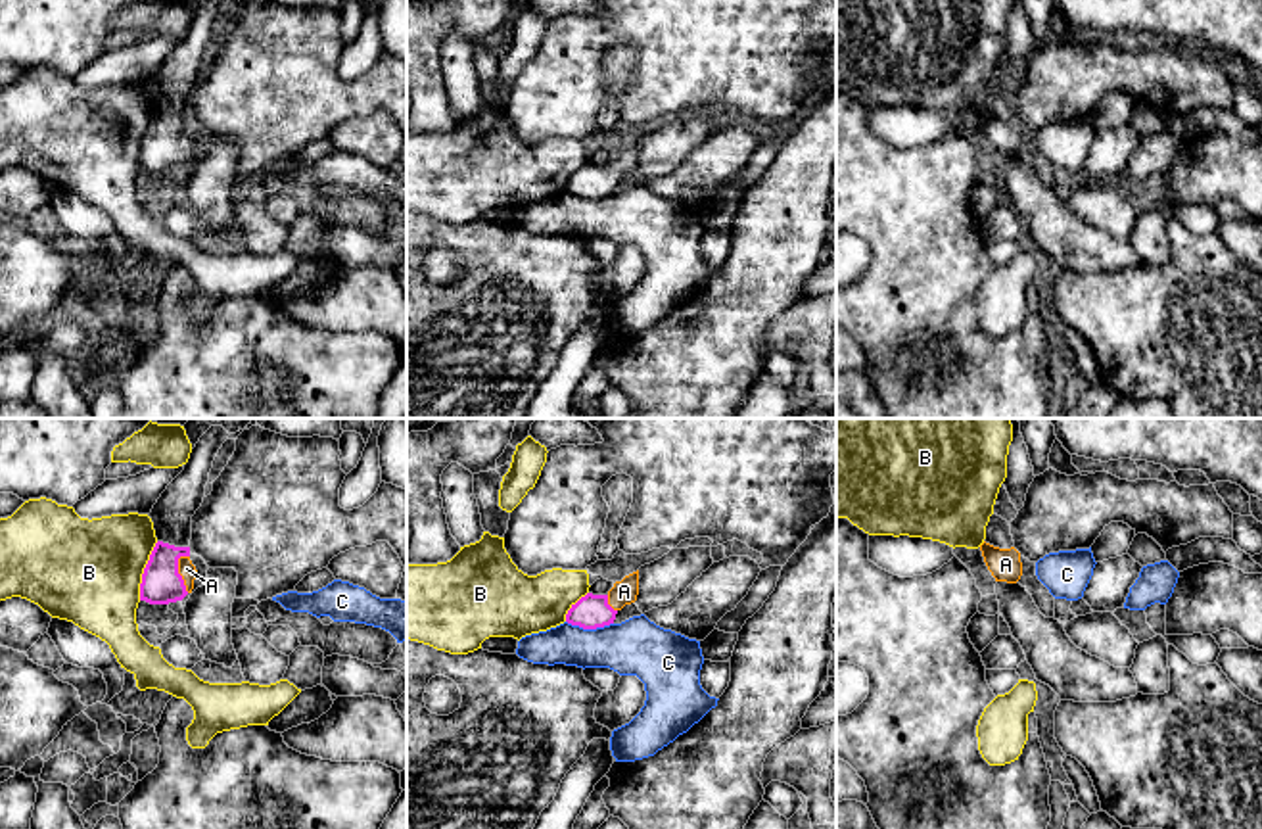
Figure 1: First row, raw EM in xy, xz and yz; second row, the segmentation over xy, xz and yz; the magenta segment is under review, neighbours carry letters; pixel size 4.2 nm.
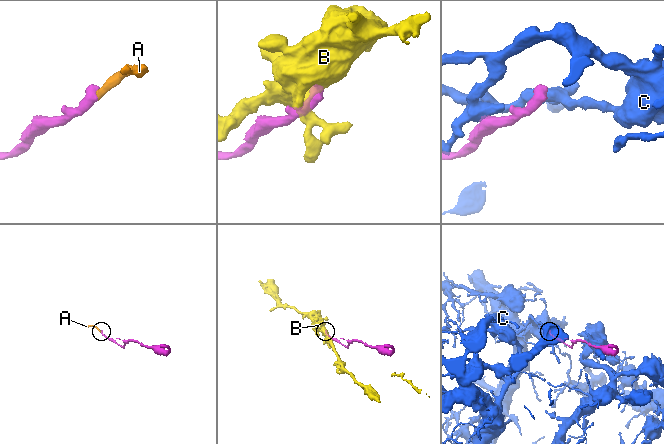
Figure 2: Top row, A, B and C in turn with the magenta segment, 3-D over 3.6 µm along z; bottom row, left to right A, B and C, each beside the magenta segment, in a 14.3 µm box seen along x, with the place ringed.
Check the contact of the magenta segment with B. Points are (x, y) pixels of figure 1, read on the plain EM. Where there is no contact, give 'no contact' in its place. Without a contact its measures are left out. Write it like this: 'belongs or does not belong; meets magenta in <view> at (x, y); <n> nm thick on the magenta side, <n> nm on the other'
does not belong; meets magenta in xy at (144, 141); 170 nm thick on the magenta side, 440 nm on the other

